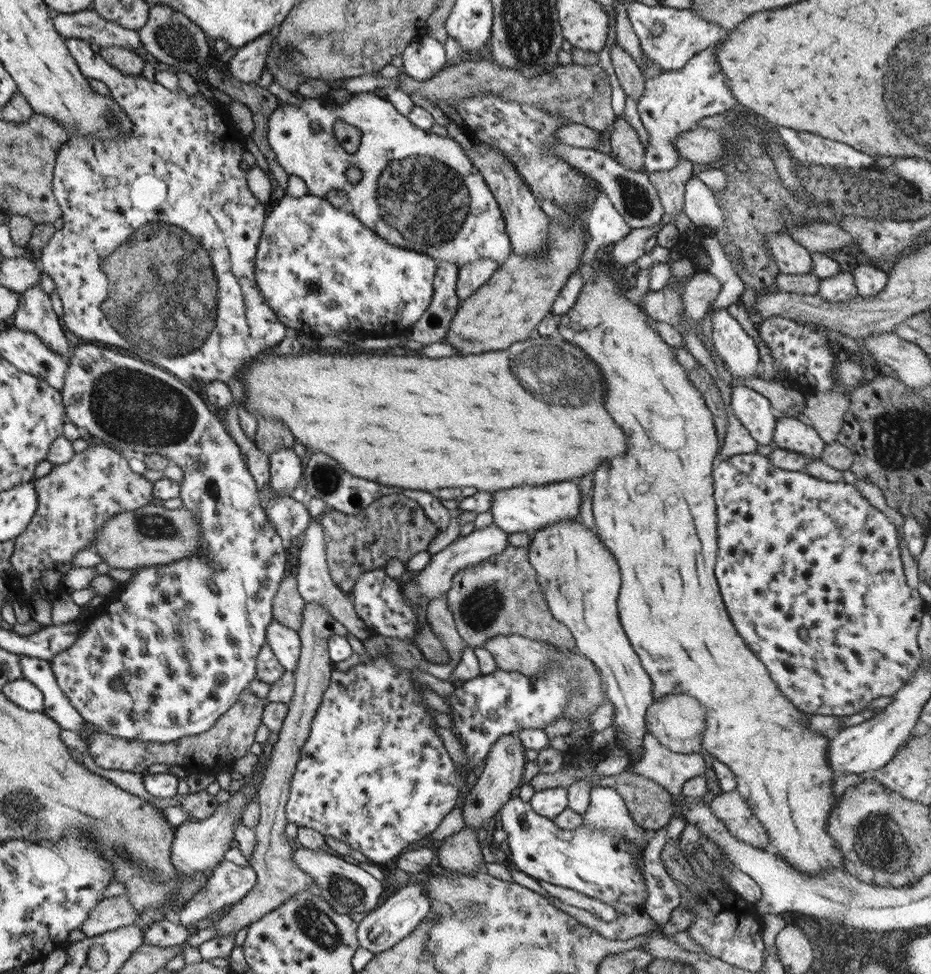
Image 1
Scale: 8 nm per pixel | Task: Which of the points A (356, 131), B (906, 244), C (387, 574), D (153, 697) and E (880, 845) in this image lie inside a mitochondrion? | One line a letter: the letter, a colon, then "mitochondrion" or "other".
A: other
B: other
C: other
D: other
E: mitochondrion

